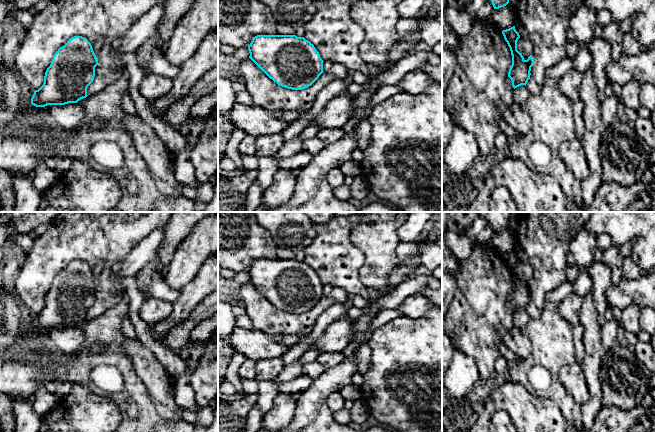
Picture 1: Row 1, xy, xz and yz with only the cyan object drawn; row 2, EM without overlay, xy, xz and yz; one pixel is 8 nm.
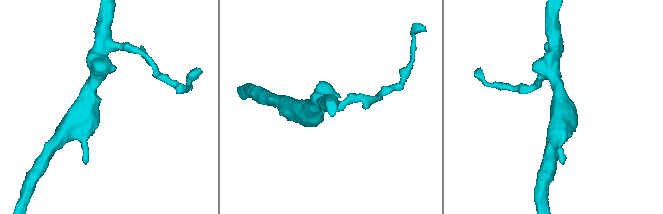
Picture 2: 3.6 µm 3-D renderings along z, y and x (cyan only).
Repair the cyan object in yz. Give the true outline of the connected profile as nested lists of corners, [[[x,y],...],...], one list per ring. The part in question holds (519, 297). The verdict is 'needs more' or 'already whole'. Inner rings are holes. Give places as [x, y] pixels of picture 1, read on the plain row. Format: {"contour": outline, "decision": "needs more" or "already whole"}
{"contour": [[[515,250],[503,254],[502,258],[512,279],[512,289],[508,296],[508,301],[512,305],[512,310],[514,313],[521,309],[526,310],[528,304],[530,303],[531,291],[534,288],[532,279],[525,284],[522,278],[517,274],[517,265],[520,262],[520,259],[516,255]]], "decision": "already whole"}

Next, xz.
{"contour": [[[257,259],[248,270],[249,282],[278,309],[302,314],[311,310],[323,297],[323,284],[314,269],[296,259]]], "decision": "already whole"}

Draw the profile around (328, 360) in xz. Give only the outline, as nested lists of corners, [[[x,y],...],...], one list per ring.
[[[322,352],[316,361],[319,362],[324,368],[331,369],[342,363],[345,359],[345,355],[341,352]]]

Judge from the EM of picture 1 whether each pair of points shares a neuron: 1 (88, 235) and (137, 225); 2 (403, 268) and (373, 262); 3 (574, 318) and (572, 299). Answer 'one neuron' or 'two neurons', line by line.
1: one neuron
2: two neurons
3: one neuron

